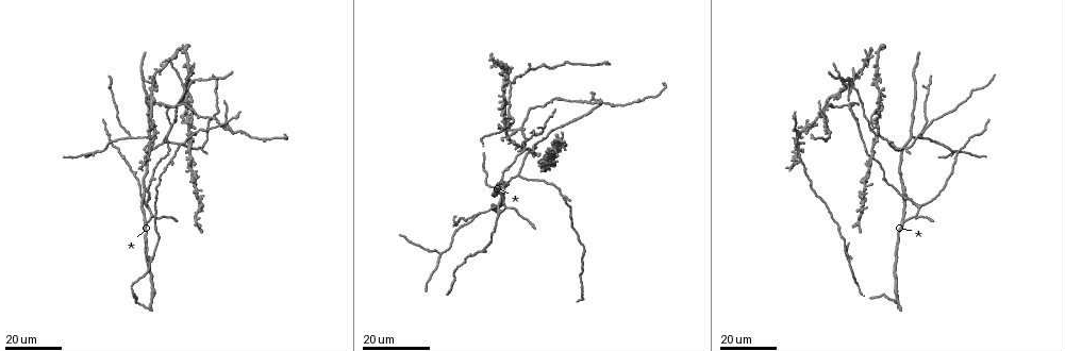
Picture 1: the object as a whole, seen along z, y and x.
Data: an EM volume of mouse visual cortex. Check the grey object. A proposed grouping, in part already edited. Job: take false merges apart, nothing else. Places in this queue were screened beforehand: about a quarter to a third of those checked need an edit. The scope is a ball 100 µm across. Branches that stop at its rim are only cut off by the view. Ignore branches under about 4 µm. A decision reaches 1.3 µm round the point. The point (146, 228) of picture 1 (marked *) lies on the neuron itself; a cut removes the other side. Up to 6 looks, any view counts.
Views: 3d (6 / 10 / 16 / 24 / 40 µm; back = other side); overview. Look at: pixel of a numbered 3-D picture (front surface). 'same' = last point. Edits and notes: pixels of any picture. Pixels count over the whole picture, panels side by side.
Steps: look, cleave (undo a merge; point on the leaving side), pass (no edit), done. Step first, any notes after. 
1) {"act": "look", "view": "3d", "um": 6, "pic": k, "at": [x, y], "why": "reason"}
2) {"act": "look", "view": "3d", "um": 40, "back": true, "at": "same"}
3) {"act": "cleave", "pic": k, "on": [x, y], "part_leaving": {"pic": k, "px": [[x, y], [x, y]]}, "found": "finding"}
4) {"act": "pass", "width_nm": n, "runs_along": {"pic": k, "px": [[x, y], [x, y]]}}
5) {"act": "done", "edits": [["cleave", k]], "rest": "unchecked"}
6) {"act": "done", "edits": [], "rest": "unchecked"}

{"act": "look", "view": "3d", "um": 16, "pic": 1, "at": [504, 206], "why": "three arms meet"}

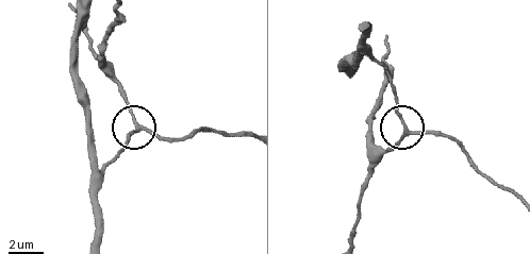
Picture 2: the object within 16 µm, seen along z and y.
{"act": "look", "view": "3d", "um": 6, "pic": 2, "at": [139, 126]}

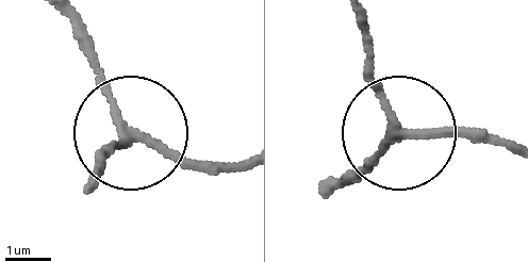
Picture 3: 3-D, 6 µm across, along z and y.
{"act": "pass", "runs_along": {"pic": 3, "px": [[88, 191], [106, 152], [145, 137], [233, 167]]}, "found": "all the same neuron"}

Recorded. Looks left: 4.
{"act": "look", "view": "3d", "um": 16, "pic": 1, "at": [521, 176], "why": "arms part here"}

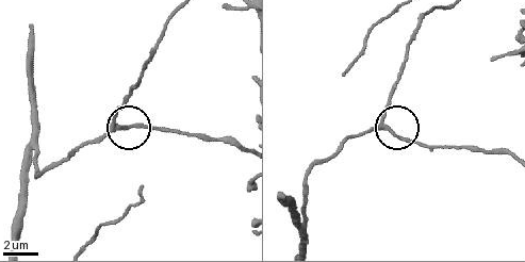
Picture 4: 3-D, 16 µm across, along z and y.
{"act": "look", "view": "3d", "um": 10, "pic": 4, "at": [113, 125]}

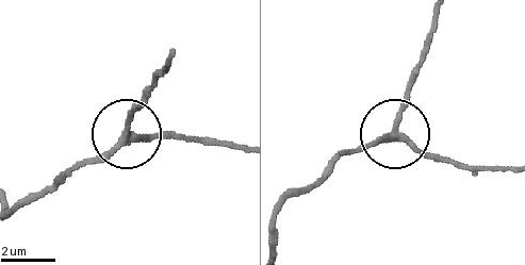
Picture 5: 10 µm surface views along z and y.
{"act": "pass", "width_nm": 210, "runs_along": {"pic": 5, "px": [[11, 213], [113, 147], [141, 94]]}, "found": "continuous, no second neuron"}

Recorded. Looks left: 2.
{"act": "look", "view": "3d", "um": 16, "pic": 1, "at": [478, 212], "why": "three-way junction"}

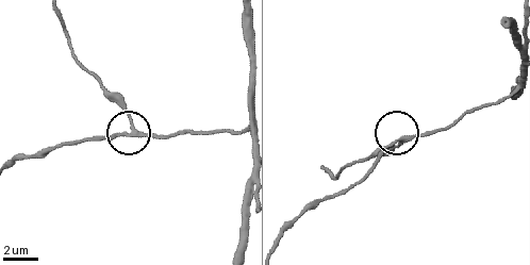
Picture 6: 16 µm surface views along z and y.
{"act": "look", "view": "3d", "um": 10, "pic": 6, "at": [401, 139]}

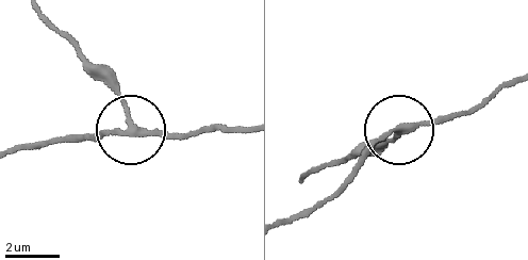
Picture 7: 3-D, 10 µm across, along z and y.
{"act": "pass", "width_nm": 200, "runs_along": {"pic": 7, "px": [[247, 130], [137, 134], [112, 70]]}, "found": "continuous, no second neuron"}

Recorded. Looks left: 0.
{"act": "done", "edits": [], "rest": "unchecked"}

